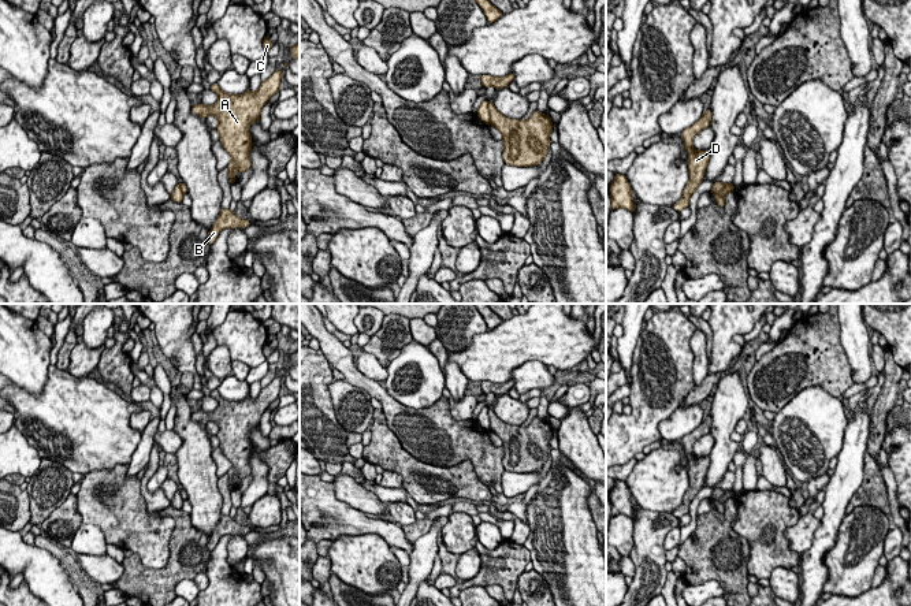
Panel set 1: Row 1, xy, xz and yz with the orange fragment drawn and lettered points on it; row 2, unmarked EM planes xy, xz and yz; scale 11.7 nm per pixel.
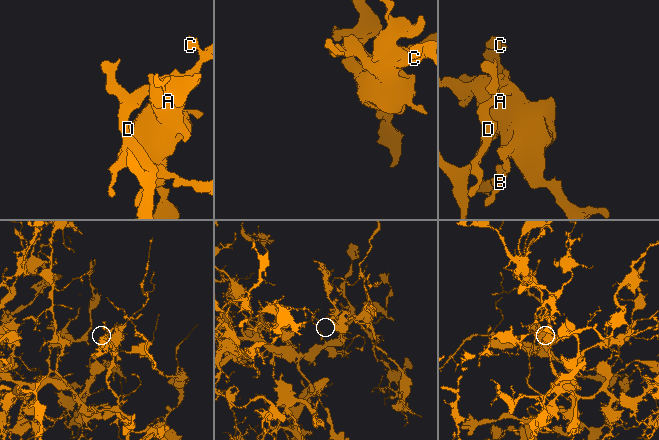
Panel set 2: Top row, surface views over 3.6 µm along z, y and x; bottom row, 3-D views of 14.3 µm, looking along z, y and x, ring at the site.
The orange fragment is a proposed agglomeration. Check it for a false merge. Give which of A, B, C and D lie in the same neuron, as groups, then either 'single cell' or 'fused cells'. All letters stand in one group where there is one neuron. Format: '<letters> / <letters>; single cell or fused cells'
A C D / B; fused cells

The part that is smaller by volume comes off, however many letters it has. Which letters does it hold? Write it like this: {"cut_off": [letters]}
{"cut_off": ["B"]}

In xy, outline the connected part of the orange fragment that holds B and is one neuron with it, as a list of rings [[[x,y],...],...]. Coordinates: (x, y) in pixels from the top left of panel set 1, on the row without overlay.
[[[222,514],[220,521],[209,538],[207,549],[212,551],[223,535],[246,535],[249,531],[250,528],[248,525],[238,524],[230,514]]]

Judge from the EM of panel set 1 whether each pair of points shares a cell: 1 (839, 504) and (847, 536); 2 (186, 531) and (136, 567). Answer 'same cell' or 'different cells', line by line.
1: different cells
2: same cell

